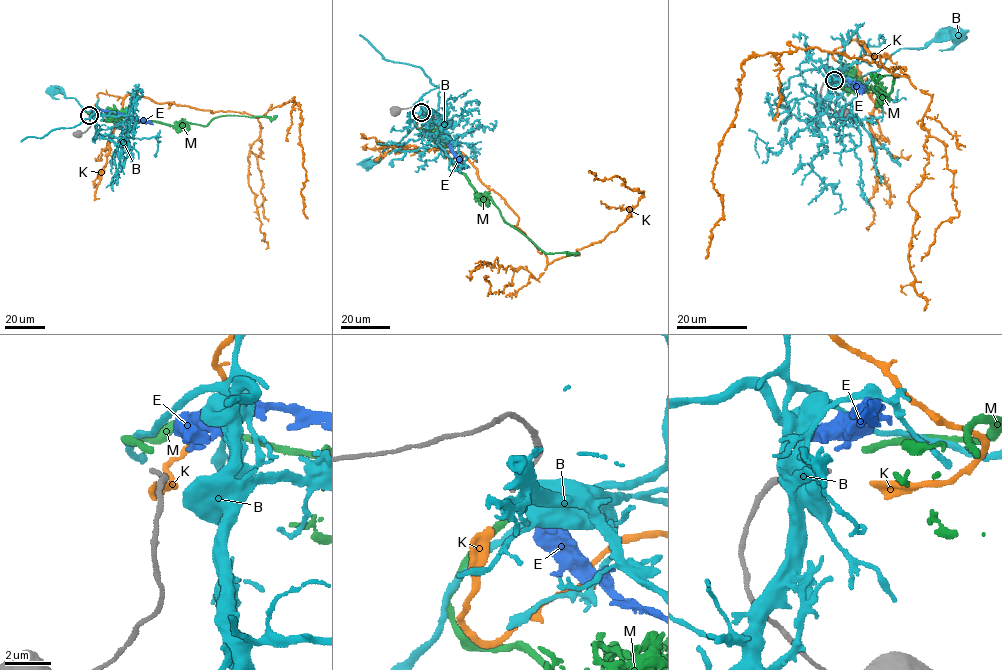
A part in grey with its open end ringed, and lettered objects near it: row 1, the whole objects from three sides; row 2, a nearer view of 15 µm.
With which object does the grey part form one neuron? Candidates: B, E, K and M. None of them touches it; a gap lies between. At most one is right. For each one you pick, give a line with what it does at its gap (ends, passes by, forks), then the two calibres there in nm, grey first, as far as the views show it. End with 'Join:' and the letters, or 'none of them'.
K: it ends | 180/340 nm
Join: K

